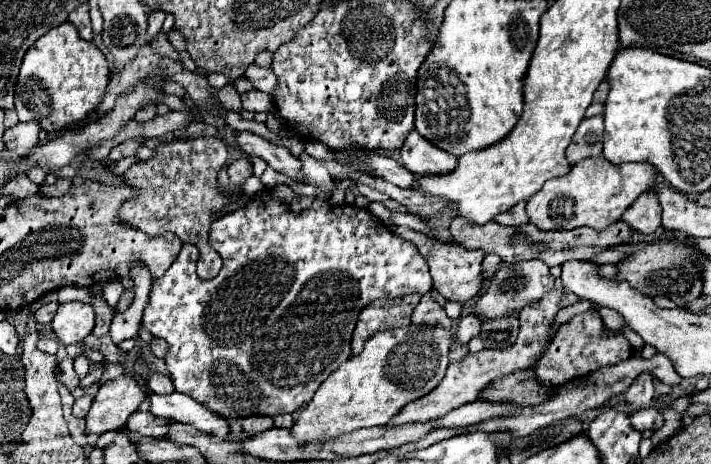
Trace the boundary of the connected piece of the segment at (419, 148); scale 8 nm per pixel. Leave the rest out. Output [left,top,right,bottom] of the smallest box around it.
[401,130,457,174]

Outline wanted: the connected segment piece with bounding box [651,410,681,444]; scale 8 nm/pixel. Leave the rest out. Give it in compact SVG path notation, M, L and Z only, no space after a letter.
M675 410L665 412L665 426L663 426L661 430L657 430L657 432L655 432L655 436L651 438L651 440L653 440L653 444L657 444L657 442L665 440L669 434L673 434L673 432L681 426L681 424L679 424L679 420L681 420L681 414L679 414L679 412L675 412Z

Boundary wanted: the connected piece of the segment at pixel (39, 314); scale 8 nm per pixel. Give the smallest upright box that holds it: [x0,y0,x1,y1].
[35,302,59,324]

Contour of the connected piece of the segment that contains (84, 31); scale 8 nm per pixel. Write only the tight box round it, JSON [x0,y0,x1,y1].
[69,4,93,40]

